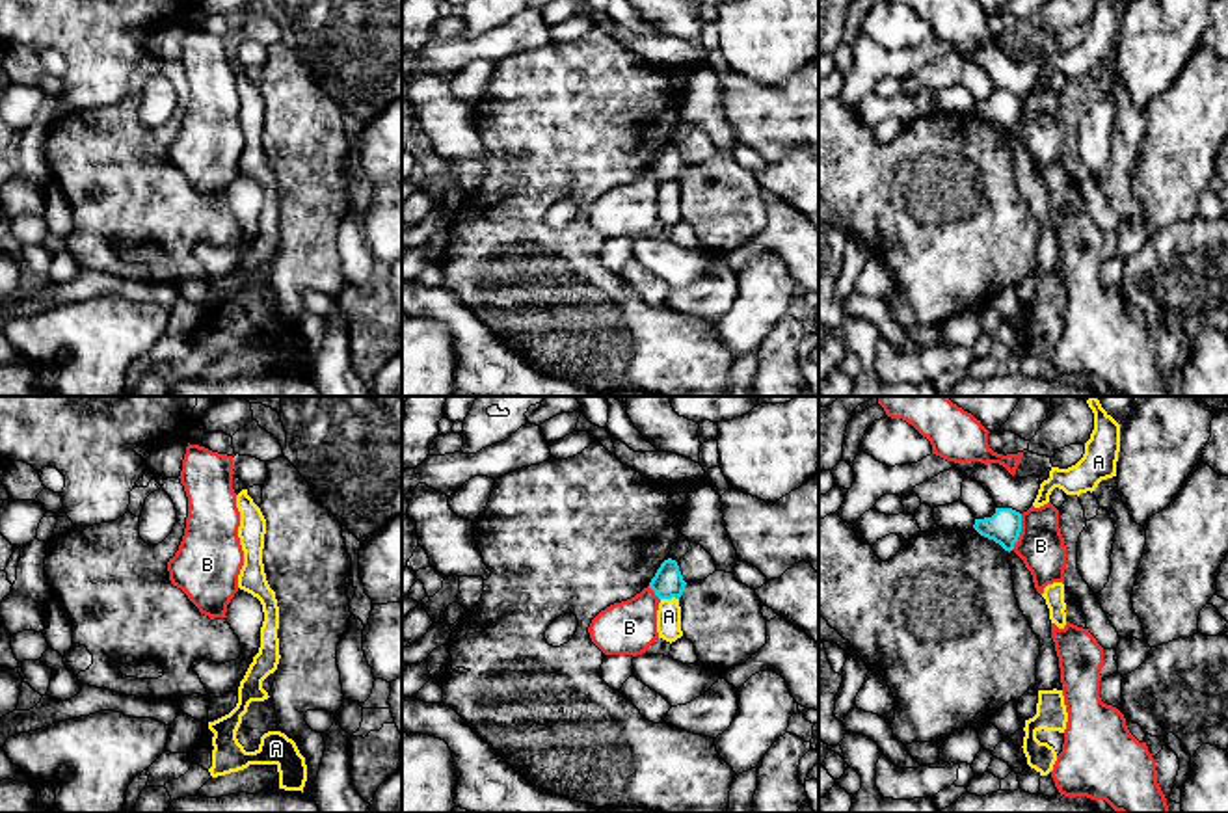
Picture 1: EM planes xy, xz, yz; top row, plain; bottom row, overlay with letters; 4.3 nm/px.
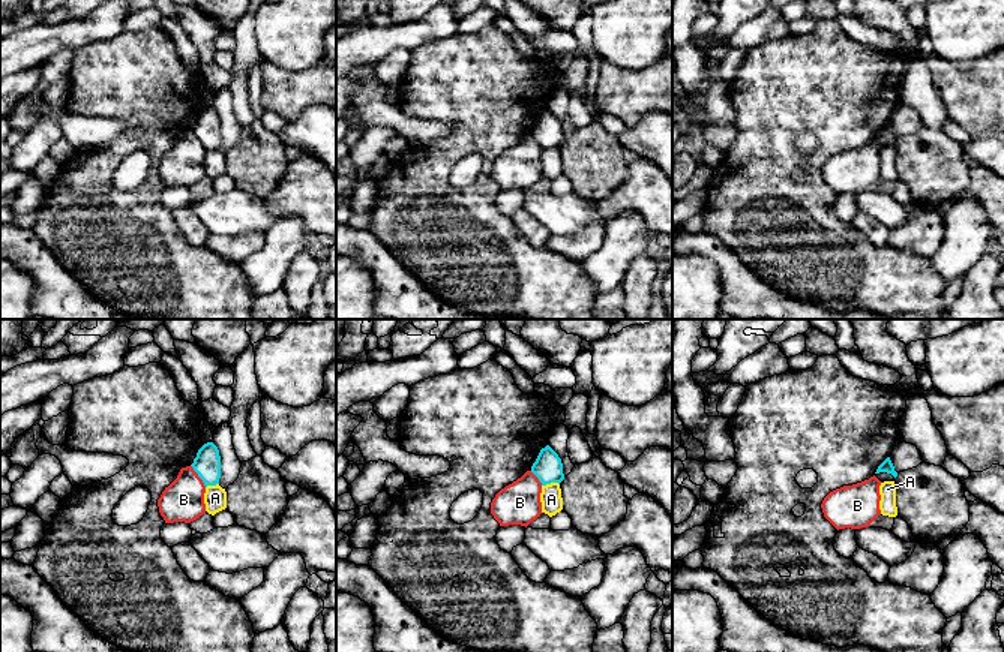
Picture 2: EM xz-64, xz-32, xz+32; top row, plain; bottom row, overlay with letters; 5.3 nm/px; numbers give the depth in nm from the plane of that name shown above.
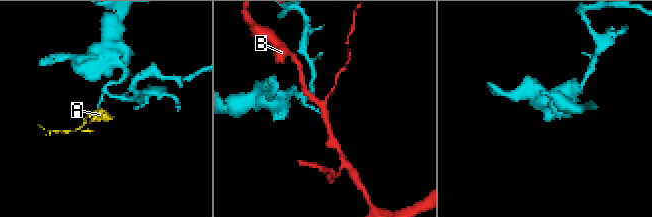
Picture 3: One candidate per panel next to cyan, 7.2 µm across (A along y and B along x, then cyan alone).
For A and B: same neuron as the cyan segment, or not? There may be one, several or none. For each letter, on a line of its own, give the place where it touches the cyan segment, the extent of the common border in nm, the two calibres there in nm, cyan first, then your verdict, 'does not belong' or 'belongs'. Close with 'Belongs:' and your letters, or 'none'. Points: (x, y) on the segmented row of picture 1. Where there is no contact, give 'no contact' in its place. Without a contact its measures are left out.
A: xz (668, 598) | 80 nm | 130/110 nm | does not belong
B: yz (1020, 531) | 170 nm | 150/200 nm | does not belong
Belongs: none

